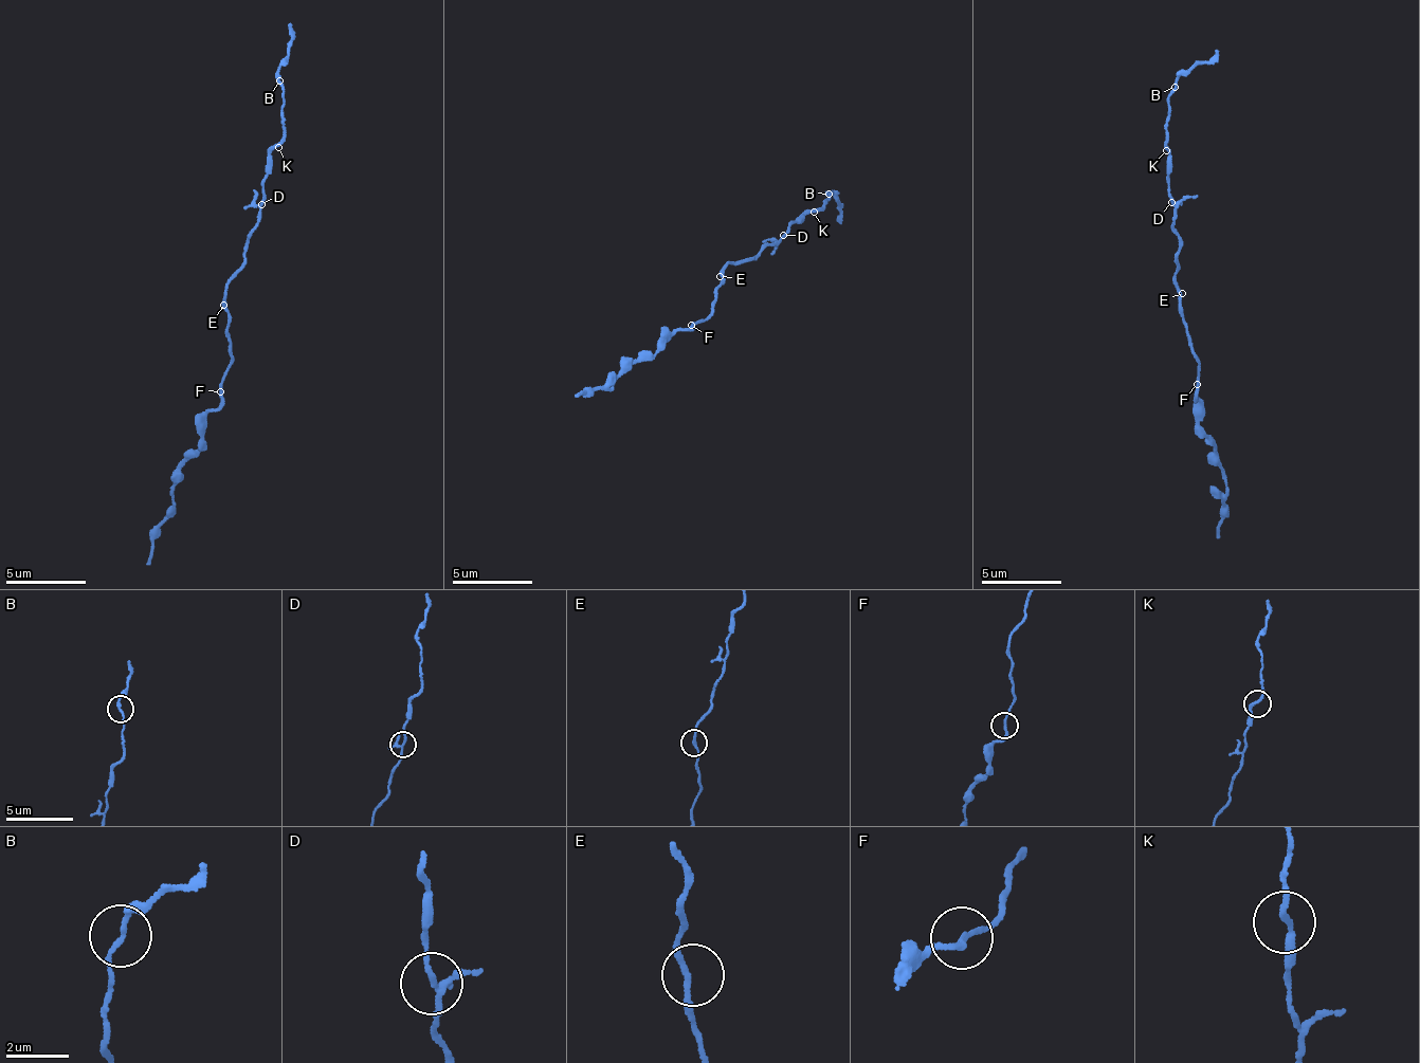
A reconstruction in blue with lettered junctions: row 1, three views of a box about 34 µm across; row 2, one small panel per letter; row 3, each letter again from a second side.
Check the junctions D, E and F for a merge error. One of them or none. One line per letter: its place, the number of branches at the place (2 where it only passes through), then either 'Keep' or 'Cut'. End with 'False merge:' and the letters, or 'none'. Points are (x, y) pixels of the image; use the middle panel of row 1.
D: Place: (783, 235). Branches: 4. Keep
E: Place: (720, 276). Branches: 2. Keep
F: Place: (691, 325). Branches: 2. Keep
False merge: none

